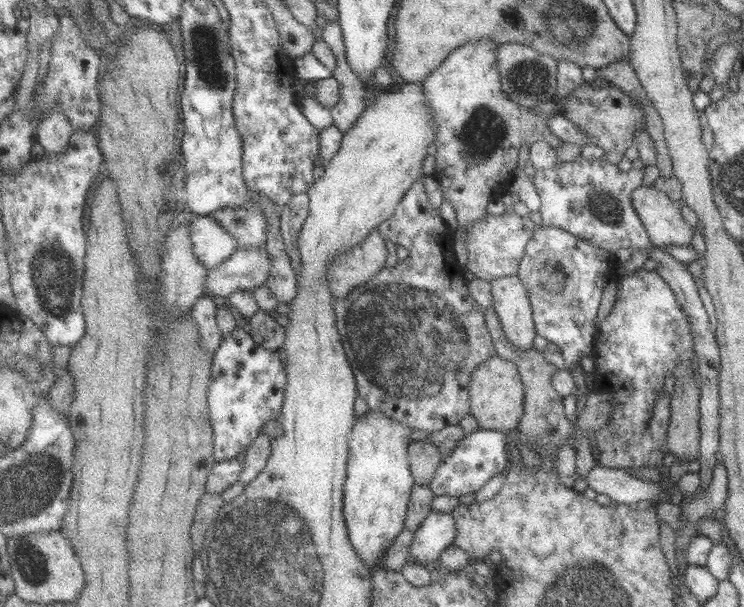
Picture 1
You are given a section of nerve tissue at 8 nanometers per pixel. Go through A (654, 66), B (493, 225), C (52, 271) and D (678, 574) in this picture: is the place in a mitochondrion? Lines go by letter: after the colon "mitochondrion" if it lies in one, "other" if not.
A: other
B: other
C: mitochondrion
D: other

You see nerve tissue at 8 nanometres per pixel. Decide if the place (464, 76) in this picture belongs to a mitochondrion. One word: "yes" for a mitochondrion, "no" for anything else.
no

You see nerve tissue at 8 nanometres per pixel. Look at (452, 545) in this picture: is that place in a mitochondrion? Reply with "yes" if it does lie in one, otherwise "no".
no

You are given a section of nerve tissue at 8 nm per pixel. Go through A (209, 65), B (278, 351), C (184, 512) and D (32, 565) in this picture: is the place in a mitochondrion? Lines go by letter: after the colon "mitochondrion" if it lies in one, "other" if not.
A: mitochondrion
B: other
C: other
D: mitochondrion

